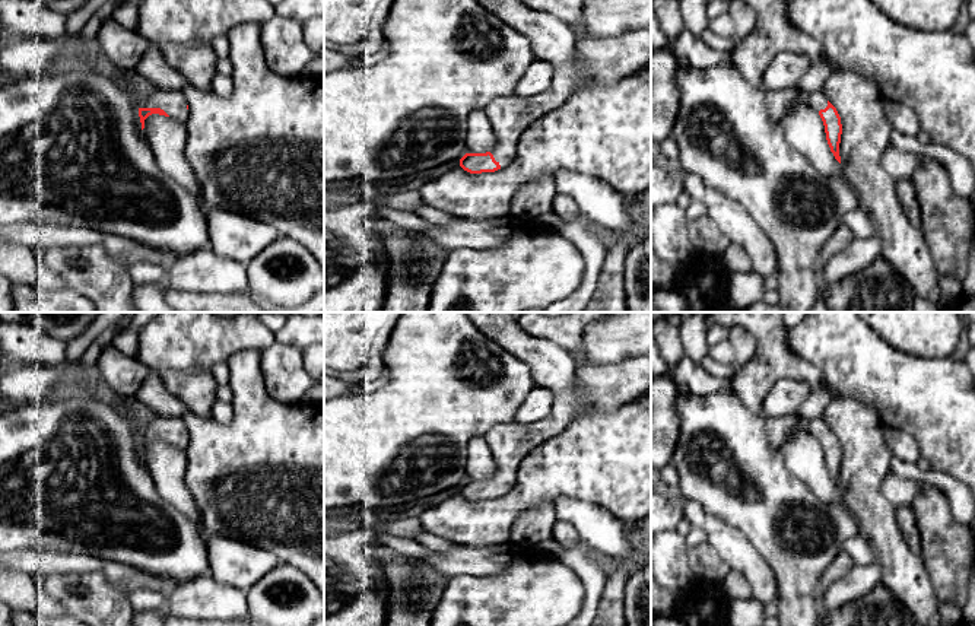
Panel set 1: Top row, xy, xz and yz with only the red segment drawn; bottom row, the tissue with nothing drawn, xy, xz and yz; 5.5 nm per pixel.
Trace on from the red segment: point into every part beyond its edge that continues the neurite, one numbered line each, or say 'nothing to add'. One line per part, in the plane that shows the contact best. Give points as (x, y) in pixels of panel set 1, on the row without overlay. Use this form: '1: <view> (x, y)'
1: xy (172, 429)

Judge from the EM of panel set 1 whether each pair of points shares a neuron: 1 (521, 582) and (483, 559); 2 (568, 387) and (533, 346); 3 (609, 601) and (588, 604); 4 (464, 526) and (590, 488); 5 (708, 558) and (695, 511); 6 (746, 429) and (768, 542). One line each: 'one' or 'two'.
1: two
2: one
3: two
4: one
5: two
6: one

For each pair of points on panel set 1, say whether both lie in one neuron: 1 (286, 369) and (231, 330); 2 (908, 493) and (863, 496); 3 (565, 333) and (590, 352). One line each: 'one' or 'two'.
1: two
2: two
3: two

